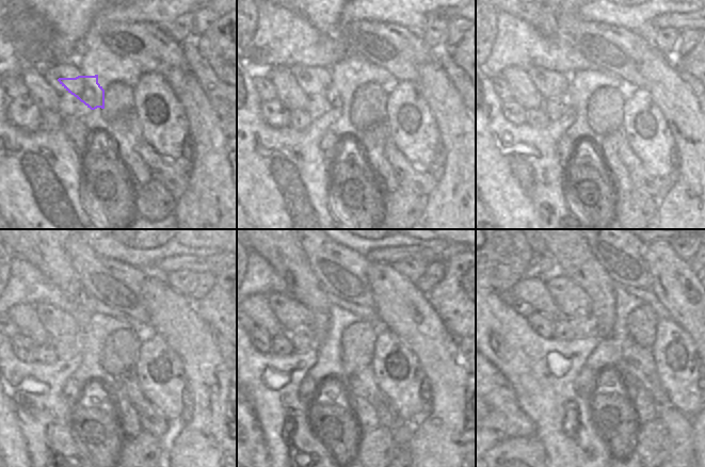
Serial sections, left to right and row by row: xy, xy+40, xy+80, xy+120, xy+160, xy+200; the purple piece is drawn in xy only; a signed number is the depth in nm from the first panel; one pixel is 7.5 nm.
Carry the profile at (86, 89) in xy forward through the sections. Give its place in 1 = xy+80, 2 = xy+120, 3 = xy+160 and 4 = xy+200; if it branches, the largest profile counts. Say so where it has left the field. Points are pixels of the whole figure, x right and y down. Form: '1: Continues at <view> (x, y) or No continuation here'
1: Continues at xy+80 (550, 83)
2: Continues at xy+120 (59, 323)
3: Continues at xy+160 (292, 315)
4: Continues at xy+200 (506, 290)

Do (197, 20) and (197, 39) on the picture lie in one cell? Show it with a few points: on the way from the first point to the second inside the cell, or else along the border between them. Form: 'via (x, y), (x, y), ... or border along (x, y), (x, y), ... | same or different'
via (197, 25), (197, 35) | same

